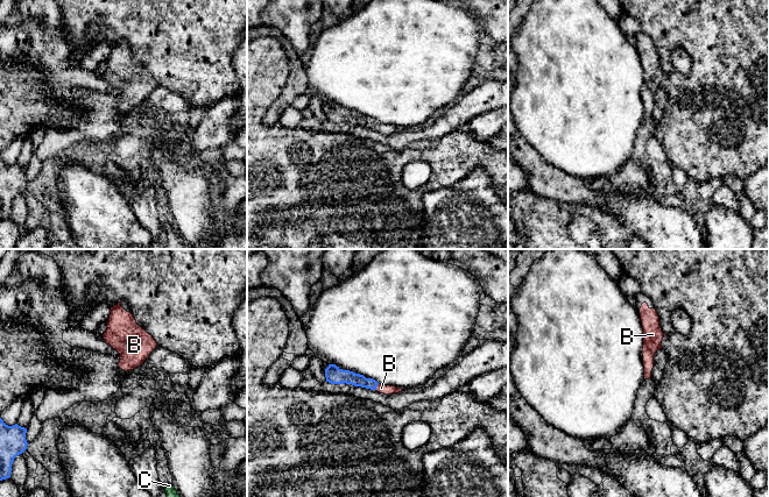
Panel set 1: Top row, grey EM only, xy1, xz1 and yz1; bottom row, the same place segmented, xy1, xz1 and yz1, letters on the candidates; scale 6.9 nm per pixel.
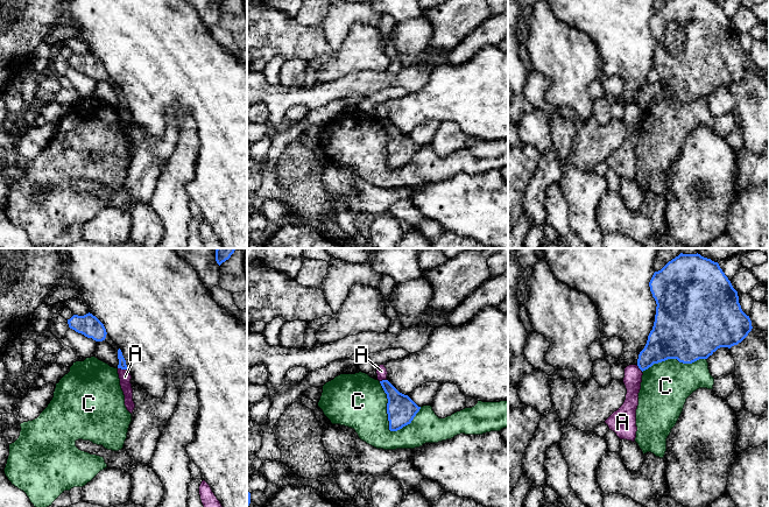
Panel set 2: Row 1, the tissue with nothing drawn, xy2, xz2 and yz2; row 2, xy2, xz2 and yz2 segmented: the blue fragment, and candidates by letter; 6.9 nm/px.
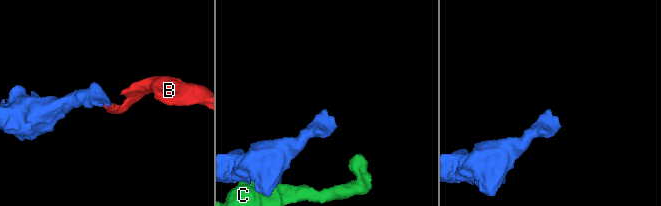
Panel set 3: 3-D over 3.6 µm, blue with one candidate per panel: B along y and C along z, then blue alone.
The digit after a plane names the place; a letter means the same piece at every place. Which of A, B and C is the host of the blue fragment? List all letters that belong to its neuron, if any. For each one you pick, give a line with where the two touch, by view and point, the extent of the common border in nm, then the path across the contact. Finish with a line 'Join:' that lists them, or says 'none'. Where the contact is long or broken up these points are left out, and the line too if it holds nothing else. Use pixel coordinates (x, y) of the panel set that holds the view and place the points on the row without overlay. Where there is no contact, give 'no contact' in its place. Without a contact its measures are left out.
B: meets blue in xz1 at (376, 125); contact 50 nm long
Join: B

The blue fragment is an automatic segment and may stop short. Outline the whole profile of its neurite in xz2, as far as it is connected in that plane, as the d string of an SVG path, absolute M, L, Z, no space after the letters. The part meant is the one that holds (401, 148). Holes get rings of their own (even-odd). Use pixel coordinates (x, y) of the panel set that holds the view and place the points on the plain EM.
M382 119L380 122L388 138L387 153L389 169L397 170L411 162L421 146L408 134L400 132L388 119Z

